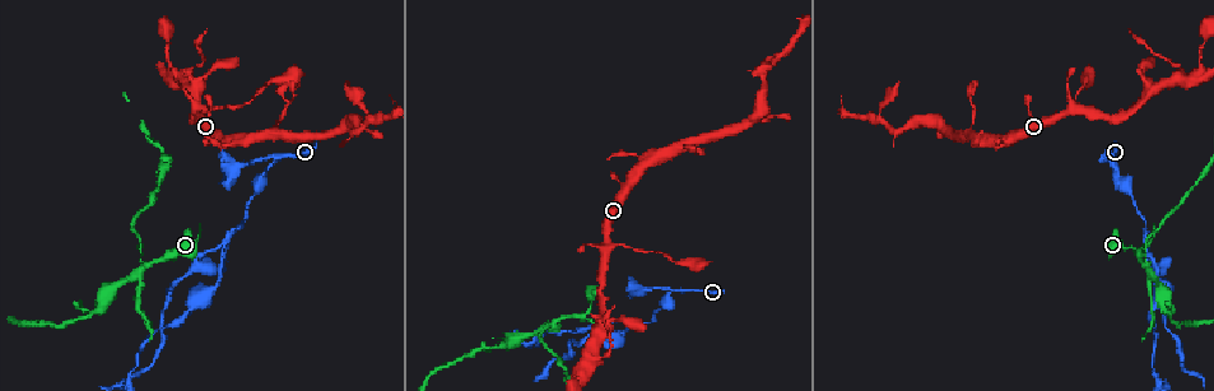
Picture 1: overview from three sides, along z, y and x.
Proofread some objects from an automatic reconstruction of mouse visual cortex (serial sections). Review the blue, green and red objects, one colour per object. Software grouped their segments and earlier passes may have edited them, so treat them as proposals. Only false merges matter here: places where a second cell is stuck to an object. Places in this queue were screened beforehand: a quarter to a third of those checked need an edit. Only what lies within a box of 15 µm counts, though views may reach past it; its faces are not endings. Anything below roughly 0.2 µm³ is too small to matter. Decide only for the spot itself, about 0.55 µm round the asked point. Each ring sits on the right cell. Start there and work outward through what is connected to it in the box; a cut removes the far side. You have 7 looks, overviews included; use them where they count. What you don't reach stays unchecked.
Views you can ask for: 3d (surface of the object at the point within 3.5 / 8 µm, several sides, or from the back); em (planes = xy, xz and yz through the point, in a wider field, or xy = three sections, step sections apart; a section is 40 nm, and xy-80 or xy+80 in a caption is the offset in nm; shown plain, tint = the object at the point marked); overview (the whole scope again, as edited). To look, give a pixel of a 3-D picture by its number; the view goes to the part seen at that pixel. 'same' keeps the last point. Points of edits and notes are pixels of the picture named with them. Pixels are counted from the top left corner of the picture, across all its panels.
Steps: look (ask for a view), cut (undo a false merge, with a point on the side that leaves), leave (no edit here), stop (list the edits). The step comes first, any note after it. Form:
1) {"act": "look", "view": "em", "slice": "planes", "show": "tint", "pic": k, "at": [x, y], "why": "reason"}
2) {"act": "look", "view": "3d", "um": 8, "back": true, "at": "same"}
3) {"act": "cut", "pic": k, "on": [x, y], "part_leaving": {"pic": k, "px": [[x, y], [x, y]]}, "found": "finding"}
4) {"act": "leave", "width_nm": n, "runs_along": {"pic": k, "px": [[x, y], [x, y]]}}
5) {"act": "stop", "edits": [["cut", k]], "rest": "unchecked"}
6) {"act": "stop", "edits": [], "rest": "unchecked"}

{"act": "look", "view": "3d", "um": 3.5, "pic": 1, "at": [275, 160], "why": "branch point"}

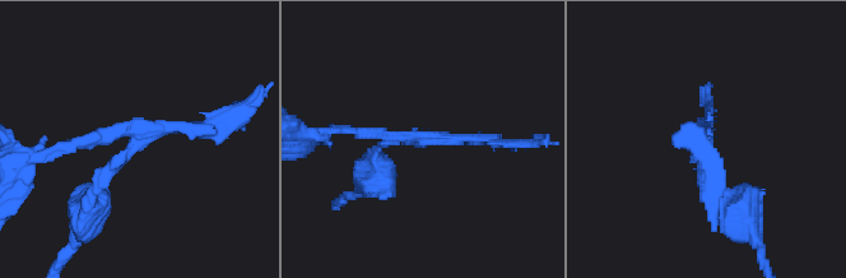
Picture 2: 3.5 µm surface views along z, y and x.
{"act": "look", "view": "em", "slice": "xy", "step": 2, "show": "tint", "pic": 2, "at": [142, 135], "why": "now the EM"}

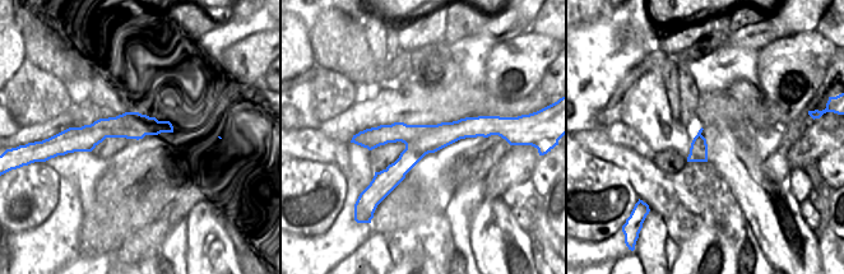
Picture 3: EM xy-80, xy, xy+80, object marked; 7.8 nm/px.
{"act": "cut", "pic": 2, "on": [93, 193], "found": "a second cell is stuck on"}

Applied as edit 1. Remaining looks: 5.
{"act": "look", "view": "overview", "why": "see it whole again"}

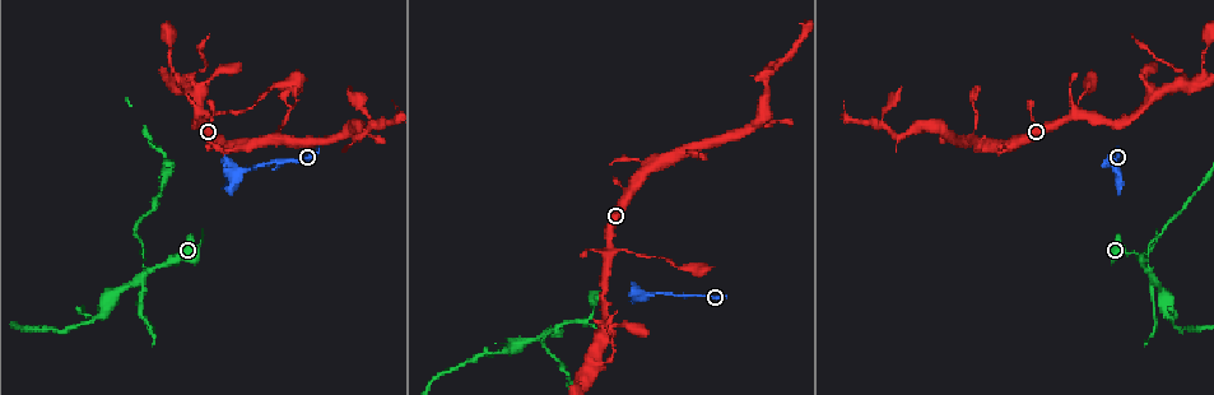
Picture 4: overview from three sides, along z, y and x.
{"act": "look", "view": "3d", "um": 3.5, "pic": 4, "at": [554, 329], "why": "three-way junction"}

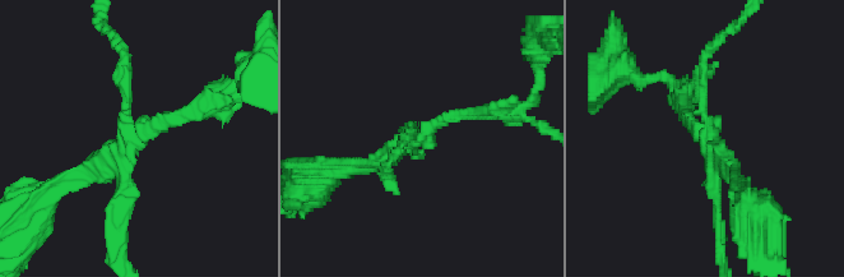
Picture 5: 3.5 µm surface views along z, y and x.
{"act": "look", "view": "em", "slice": "xy", "step": 1, "show": "tint", "pic": 5, "at": [138, 132]}

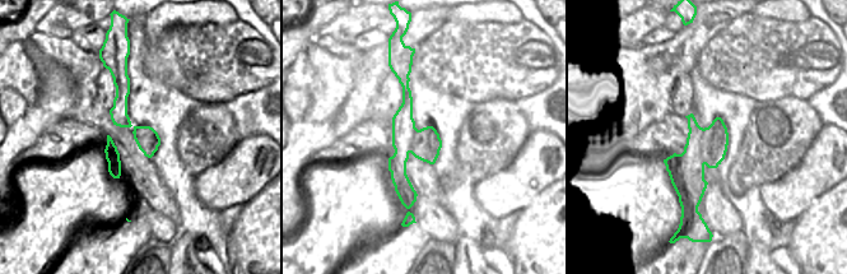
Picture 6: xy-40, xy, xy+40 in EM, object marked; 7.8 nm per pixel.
{"act": "cut", "pic": 5, "on": [124, 221], "border": {"pic": 6, "px": [[702, 129], [701, 157], [704, 163]]}, "found": "two cells meet here"}

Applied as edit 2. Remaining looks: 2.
{"act": "look", "view": "3d", "um": 3.5, "pic": 4, "at": [103, 316]}

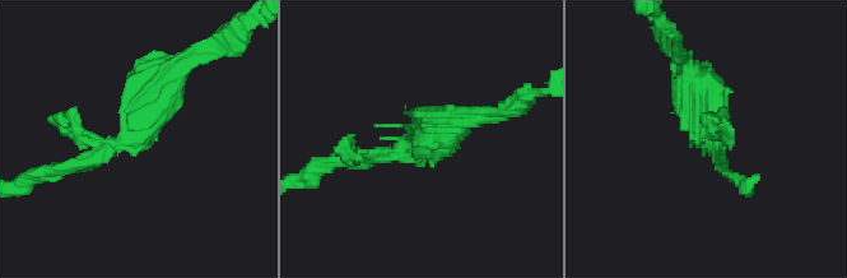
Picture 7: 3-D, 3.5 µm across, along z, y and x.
{"act": "look", "view": "em", "slice": "xy", "step": 5, "show": "tint", "pic": 7, "at": [709, 137], "why": "need the tissue"}

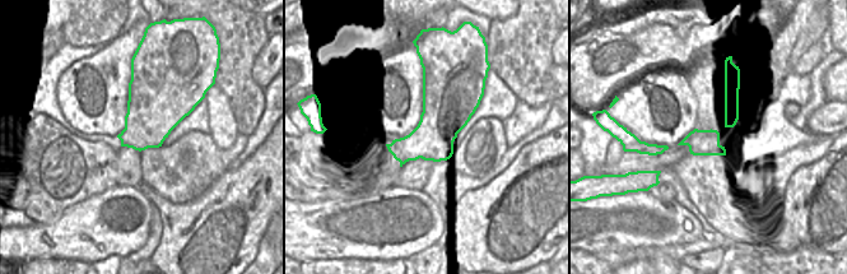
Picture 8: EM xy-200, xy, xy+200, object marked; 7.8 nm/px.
{"act": "leave", "runs_along": {"pic": 7, "px": [[175, 70], [131, 140], [61, 168]]}, "found": "one cell here"}

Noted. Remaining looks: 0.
{"act": "stop", "edits": [["cut", 2], ["cut", 5]], "rest": "unchecked"}

